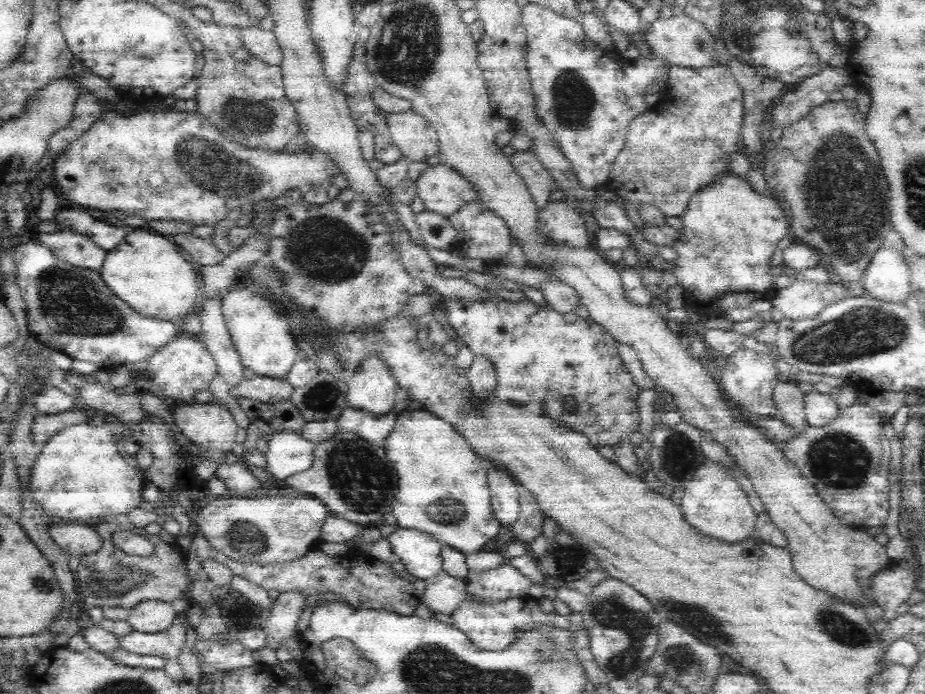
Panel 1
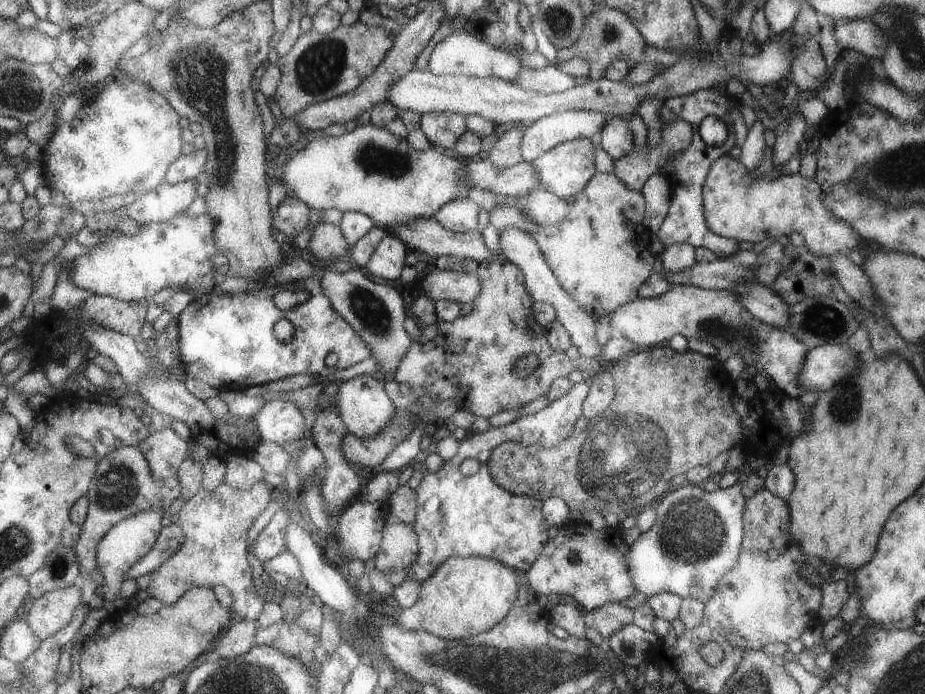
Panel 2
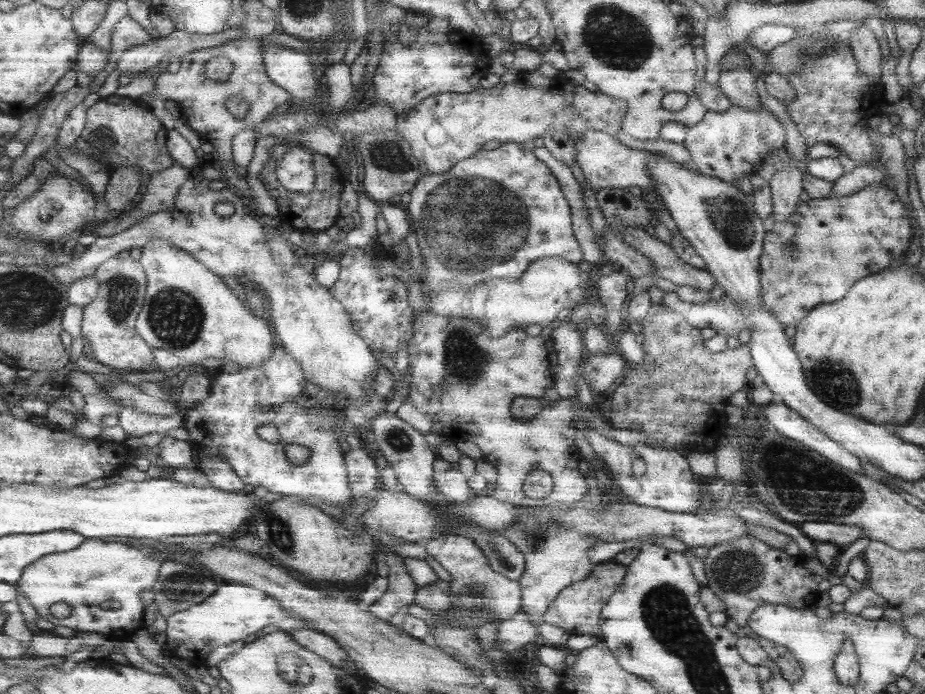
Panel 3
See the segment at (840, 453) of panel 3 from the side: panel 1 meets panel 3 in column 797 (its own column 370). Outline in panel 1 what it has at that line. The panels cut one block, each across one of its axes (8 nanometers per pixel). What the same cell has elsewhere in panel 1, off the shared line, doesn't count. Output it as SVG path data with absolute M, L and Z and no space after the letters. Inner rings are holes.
M345 406L337 423L340 433L352 434L352 437L361 438L370 444L384 448L386 438L392 434L397 418L396 411L386 416L372 416L367 412Z

